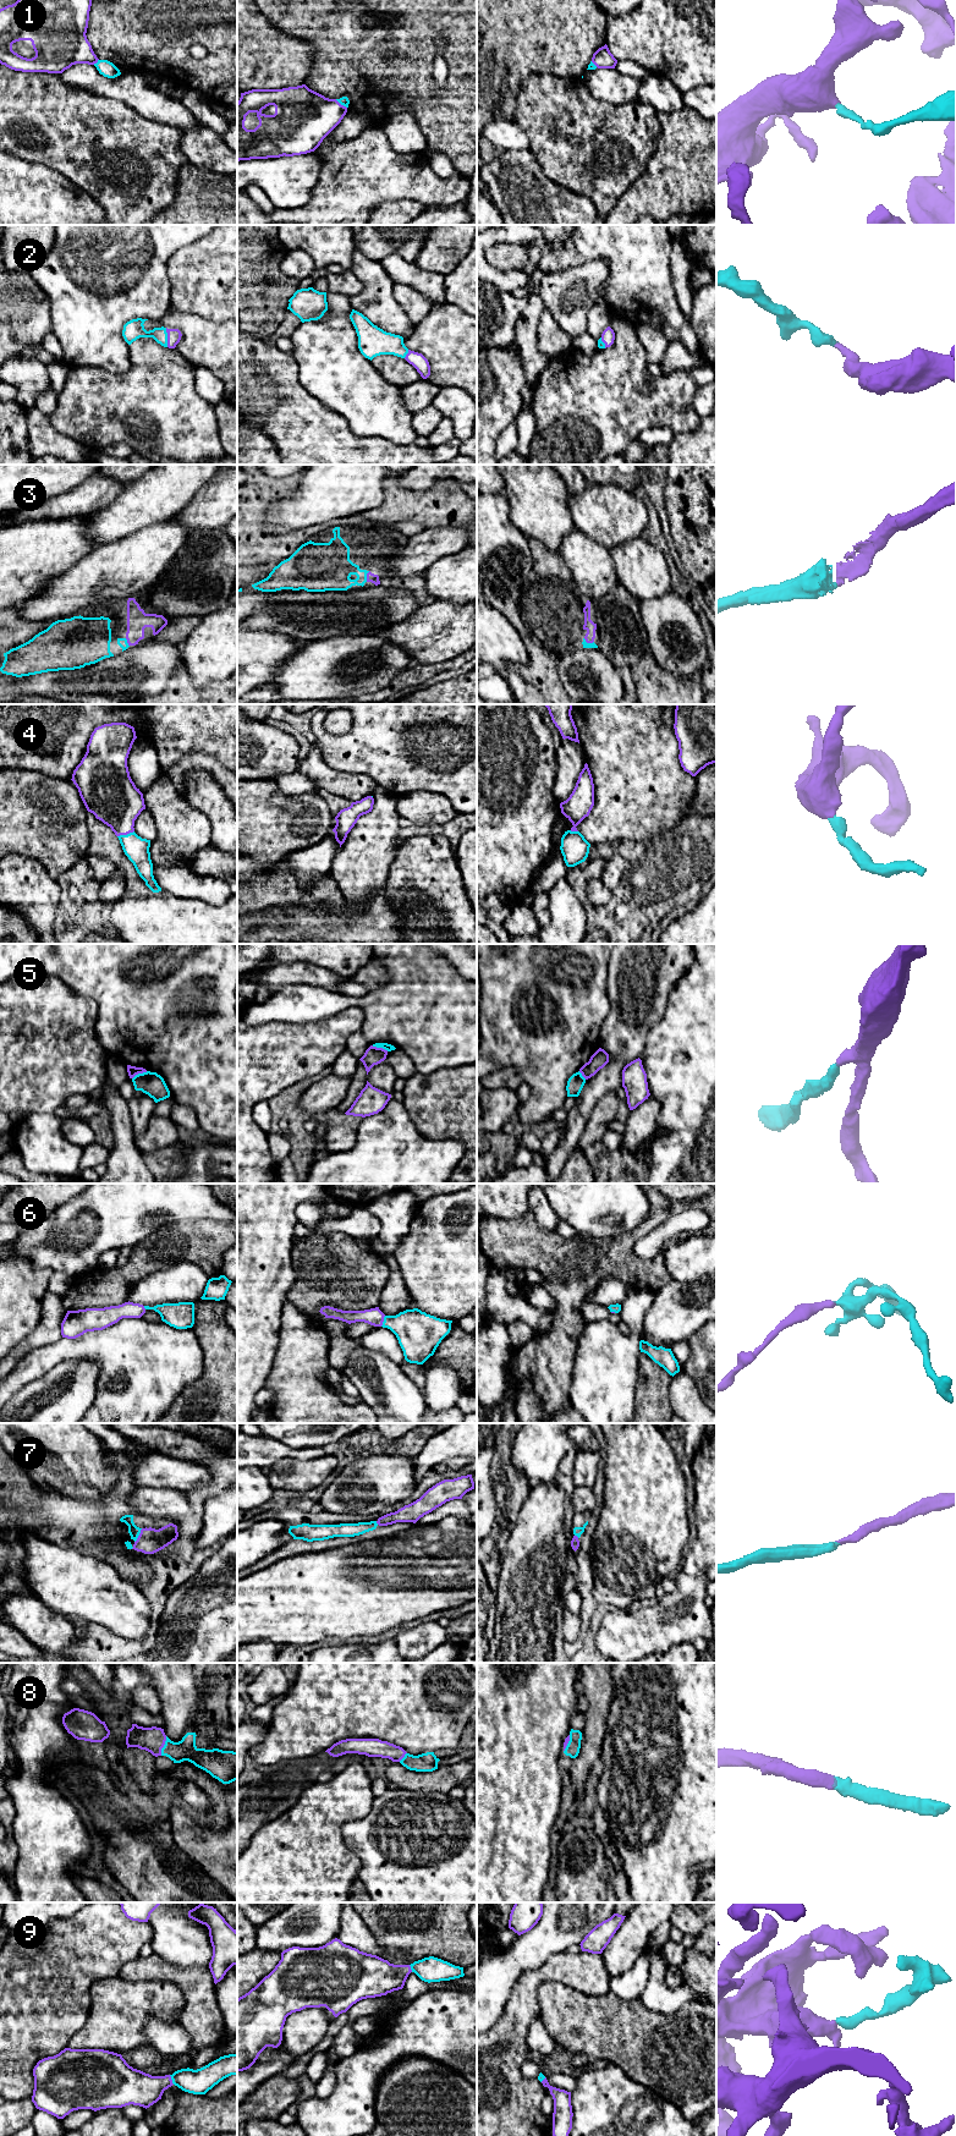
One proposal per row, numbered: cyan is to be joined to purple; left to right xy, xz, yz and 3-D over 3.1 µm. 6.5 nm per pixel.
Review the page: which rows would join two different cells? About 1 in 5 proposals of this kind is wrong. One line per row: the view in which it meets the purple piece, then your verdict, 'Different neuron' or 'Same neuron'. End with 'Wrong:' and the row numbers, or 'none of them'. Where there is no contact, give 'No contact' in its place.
1: Touches purple in xz. Same neuron
2: Touches purple in xy. Same neuron
3: Touches purple in xz. Same neuron
4: Touches purple in xy. Same neuron
5: Touches purple in xz. Different neuron
6: Touches purple in xz. Same neuron
7: Touches purple in xy. Same neuron
8: Touches purple in xy. Same neuron
9: Touches purple in xy. Same neuron
Wrong: 5

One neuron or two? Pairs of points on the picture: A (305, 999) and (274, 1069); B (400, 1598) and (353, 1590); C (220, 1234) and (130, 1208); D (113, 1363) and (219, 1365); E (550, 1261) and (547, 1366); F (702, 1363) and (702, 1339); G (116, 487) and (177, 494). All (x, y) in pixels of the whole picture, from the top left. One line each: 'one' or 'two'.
A: two
B: one
C: two
D: two
E: one
F: one
G: two

